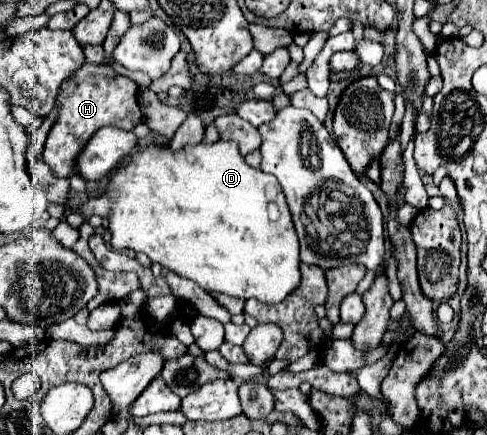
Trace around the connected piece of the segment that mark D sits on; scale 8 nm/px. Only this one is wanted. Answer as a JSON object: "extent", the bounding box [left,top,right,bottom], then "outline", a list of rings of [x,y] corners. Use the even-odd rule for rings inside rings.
{"extent":[81,142,301,304],"outline":[[[151,142],[131,154],[131,158],[111,174],[103,196],[89,200],[81,212],[87,218],[93,214],[109,218],[110,243],[117,250],[131,248],[143,252],[163,268],[197,282],[207,292],[223,292],[245,300],[257,298],[265,304],[283,302],[283,298],[299,286],[301,274],[299,240],[279,182],[271,174],[251,168],[235,142],[201,142],[183,146],[179,152],[171,152],[165,144],[167,142],[157,146]],[[271,204],[277,206],[277,218],[273,218],[269,210]]]}

